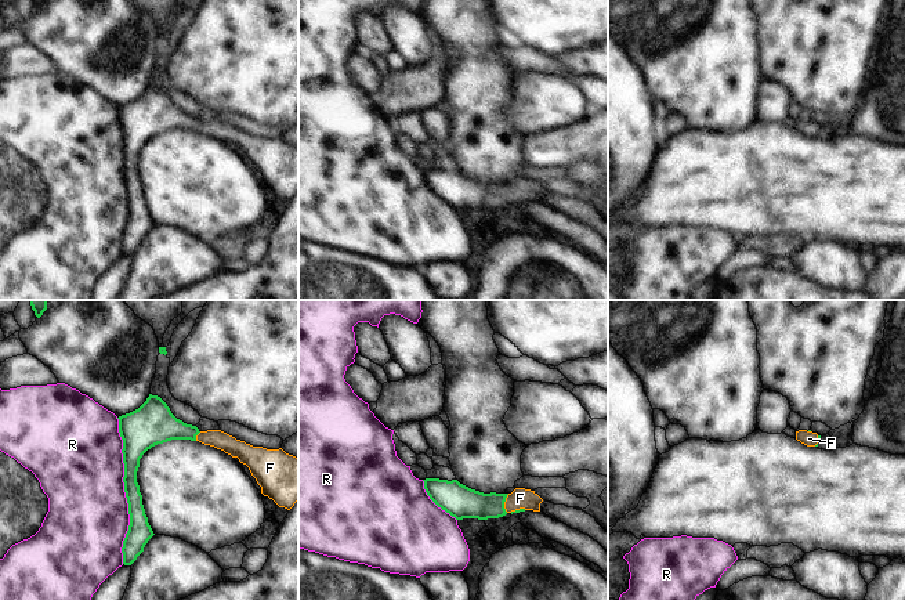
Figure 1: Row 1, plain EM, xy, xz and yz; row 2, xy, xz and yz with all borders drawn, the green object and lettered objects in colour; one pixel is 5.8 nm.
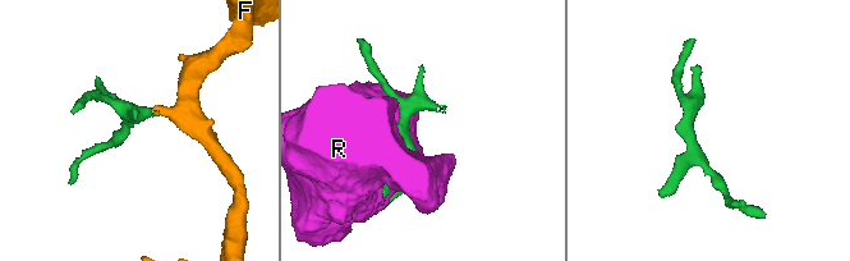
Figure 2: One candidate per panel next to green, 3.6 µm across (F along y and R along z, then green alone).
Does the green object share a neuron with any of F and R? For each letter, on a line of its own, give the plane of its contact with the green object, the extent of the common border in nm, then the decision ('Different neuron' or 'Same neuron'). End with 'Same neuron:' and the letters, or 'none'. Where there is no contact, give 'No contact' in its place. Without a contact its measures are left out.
F: Touches green in xz. Shared border 110 nm. Same neuron
R: Touches green in xy. Shared border 850 nm. Different neuron
Same neuron: F.

